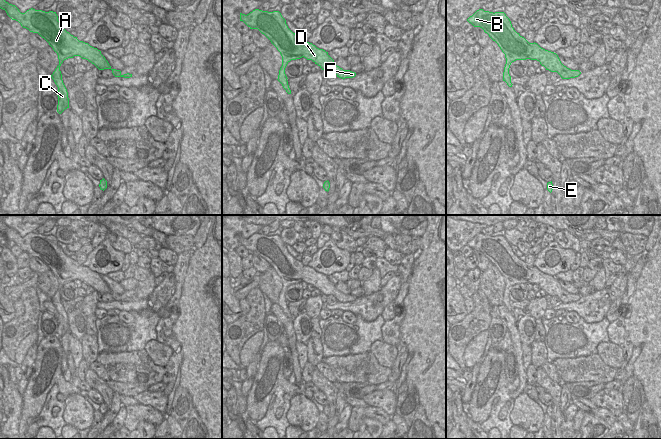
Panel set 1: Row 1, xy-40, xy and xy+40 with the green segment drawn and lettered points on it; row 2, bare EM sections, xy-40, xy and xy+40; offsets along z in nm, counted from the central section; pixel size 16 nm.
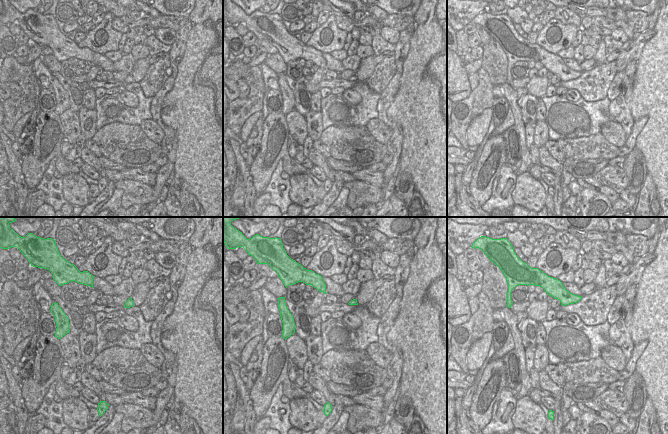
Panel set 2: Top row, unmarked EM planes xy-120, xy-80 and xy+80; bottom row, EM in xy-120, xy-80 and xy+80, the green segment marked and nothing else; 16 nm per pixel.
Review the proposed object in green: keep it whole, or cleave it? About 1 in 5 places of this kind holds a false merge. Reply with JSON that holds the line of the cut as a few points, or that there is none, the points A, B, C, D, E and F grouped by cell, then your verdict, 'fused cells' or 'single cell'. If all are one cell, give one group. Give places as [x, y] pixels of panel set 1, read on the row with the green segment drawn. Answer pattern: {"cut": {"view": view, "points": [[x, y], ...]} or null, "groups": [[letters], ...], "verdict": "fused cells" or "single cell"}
{"cut": null, "groups": [["A", "B", "C", "D", "E", "F"]], "verdict": "single cell"}

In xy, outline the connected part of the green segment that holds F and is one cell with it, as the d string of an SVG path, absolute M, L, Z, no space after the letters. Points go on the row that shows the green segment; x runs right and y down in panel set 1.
M255 9L247 15L240 13L240 21L243 21L250 29L258 29L280 52L282 66L279 70L277 80L282 84L288 94L291 94L291 90L285 74L285 68L291 60L302 57L312 60L322 70L327 72L333 71L339 78L345 79L356 76L355 72L343 70L337 66L334 60L328 55L328 52L296 36L288 28L286 20L279 11L268 12Z

